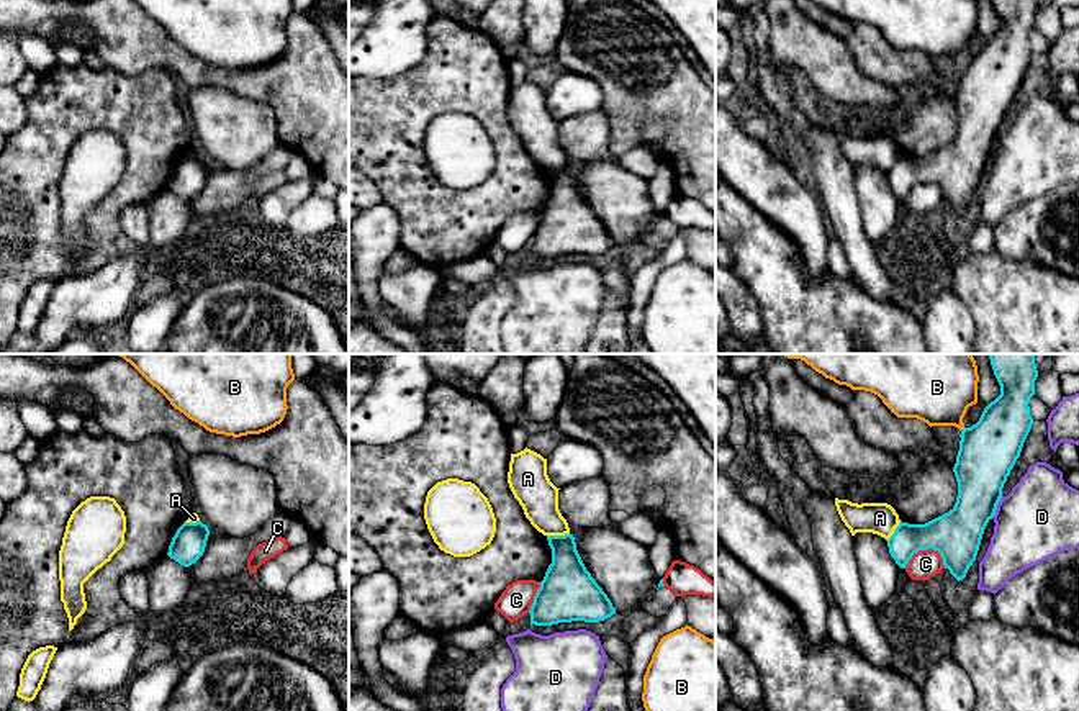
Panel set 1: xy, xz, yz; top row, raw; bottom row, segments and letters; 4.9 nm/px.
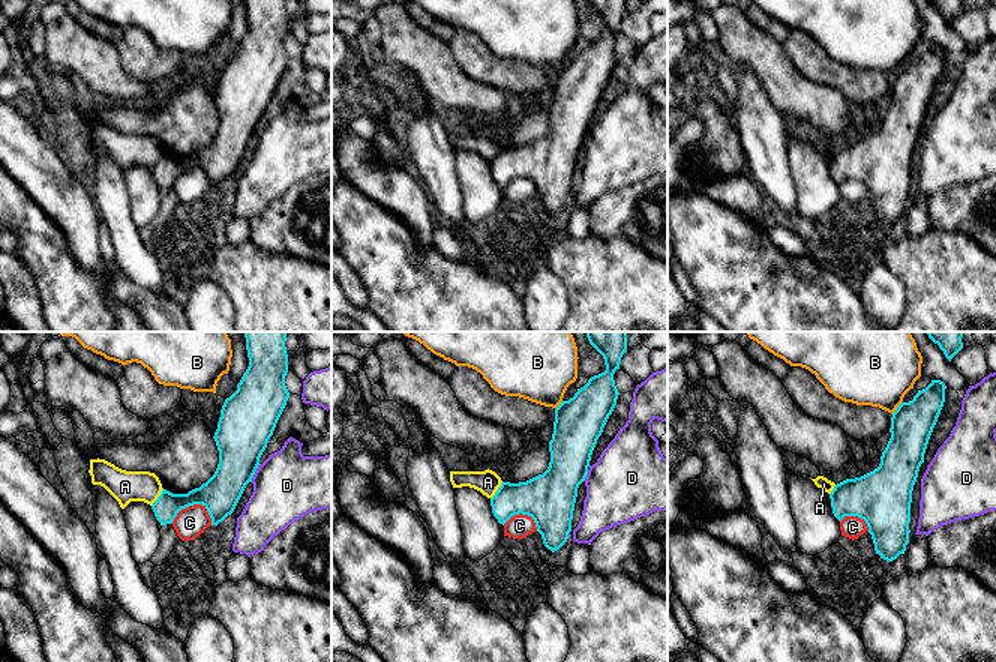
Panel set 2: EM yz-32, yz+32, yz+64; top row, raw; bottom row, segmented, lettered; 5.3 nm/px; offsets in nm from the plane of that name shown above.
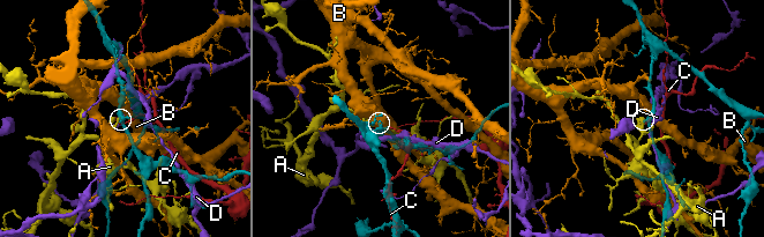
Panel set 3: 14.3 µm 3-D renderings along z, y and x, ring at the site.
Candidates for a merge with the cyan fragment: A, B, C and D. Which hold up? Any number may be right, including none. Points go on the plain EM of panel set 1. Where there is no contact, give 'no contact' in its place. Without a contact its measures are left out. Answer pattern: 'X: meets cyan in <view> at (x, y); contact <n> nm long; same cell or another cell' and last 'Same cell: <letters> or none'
A: meets cyan in xz at (557, 169); contact 110 nm long; another cell
B: meets cyan in yz at (961, 63); contact 30 nm long; another cell
C: meets cyan in yz at (925, 182); contact 200 nm long; another cell
D: meets cyan in yz at (996, 140); contact 120 nm long; another cell
Same cell: none

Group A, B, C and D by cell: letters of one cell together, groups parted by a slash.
A / B / C / D

